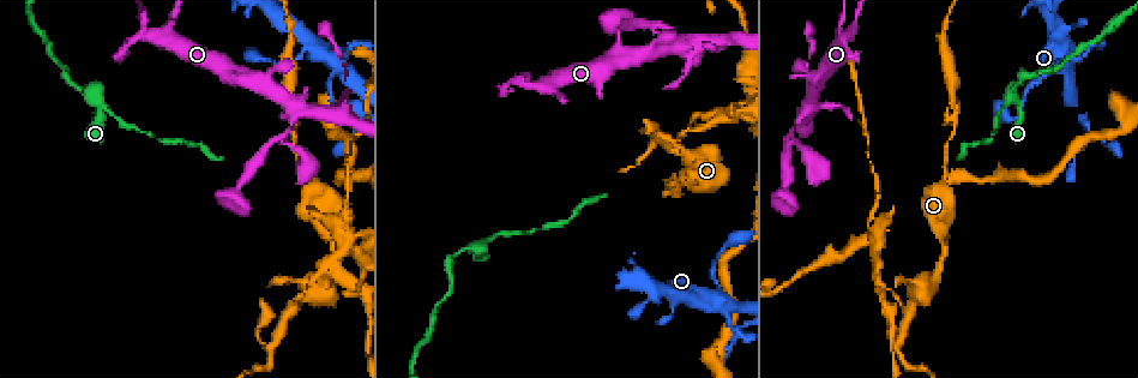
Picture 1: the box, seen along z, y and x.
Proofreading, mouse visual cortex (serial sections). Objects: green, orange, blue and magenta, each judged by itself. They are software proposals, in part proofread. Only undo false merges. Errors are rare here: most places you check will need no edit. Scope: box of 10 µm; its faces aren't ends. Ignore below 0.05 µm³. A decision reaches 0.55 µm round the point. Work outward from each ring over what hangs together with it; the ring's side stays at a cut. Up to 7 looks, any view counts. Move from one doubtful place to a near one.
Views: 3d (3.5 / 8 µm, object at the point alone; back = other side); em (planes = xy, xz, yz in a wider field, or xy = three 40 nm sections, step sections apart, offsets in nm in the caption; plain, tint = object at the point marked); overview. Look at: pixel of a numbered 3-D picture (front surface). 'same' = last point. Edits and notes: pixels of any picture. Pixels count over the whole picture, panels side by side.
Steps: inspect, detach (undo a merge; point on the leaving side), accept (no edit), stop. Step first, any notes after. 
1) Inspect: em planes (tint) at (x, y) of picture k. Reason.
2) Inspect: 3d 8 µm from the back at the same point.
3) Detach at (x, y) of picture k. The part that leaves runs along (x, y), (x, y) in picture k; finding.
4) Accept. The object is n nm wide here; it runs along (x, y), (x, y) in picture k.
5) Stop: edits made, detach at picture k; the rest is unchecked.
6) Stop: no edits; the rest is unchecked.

Inspect: 3d 3.5 µm at (658, 24) of picture 1. Three arms meet.

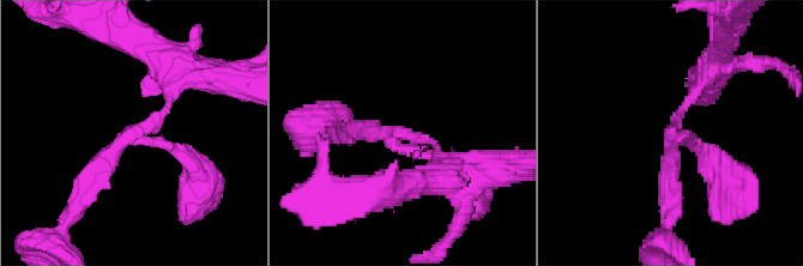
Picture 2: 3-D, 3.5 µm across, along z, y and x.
Accept. 3 arms meet here; it runs along (173, 82), (169, 104), (98, 163), (80, 200) in picture 2; all the same cell.

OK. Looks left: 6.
Inspect: em xy step 1 (tint) at (326, 268) of picture 1. A fork.

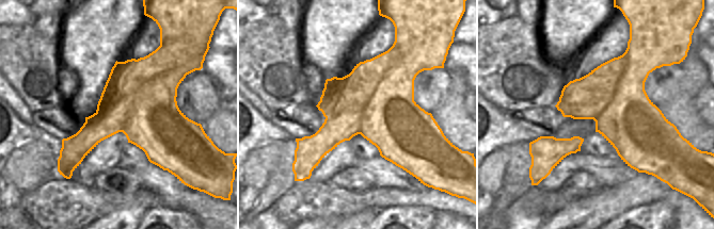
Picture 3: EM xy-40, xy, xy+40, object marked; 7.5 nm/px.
Inspect: 3d 3.5 µm at the same point. Wider look.

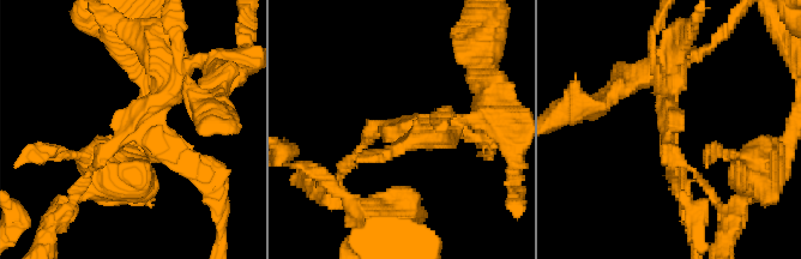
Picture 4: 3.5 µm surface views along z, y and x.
Detach at (681, 65) of picture 4. The arms are 100, 200, 300 nm wide; the part that leaves runs along (670, 125), (673, 65), (655, 65) in picture 4; two cells meet here.

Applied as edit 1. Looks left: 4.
Inspect: overview. See it whole again.

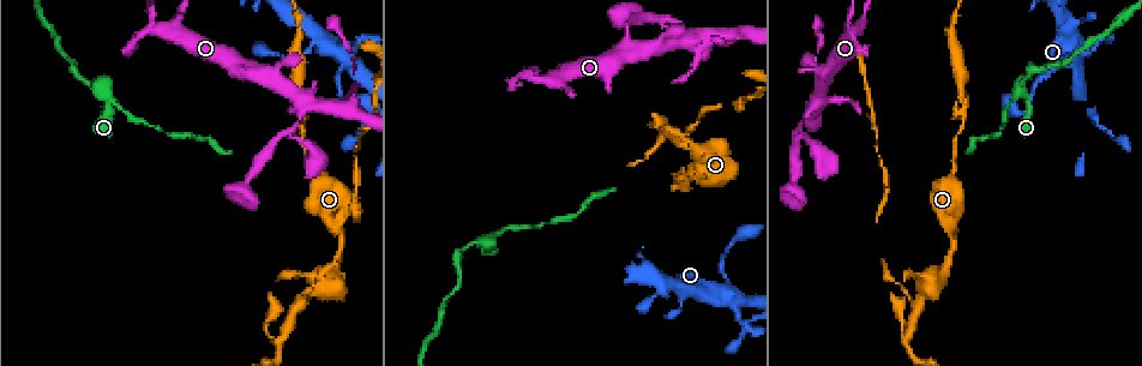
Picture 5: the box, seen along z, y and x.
Inspect: 3d 3.5 µm from the back at (1021, 83) of picture 5. Narrows sharply.

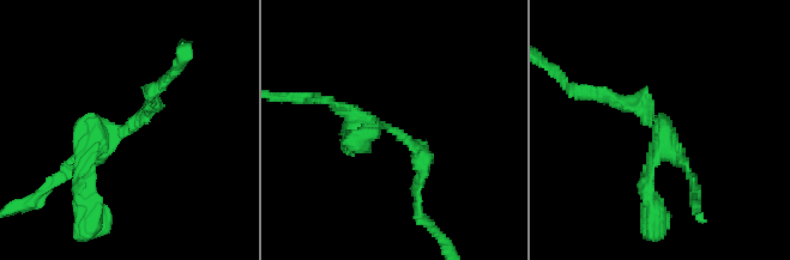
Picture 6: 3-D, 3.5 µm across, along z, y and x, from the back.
Inspect: em xy step 1 (tint) at (389, 126) of picture 6. 3 arms meet here; the arms are 150, 200, 200 nm wide.

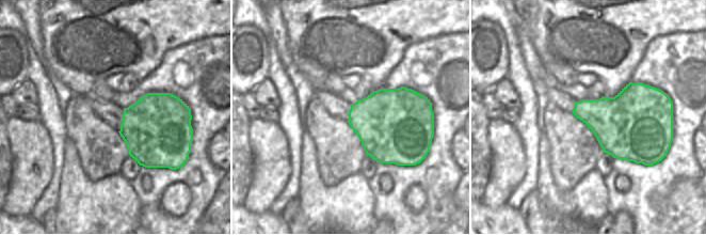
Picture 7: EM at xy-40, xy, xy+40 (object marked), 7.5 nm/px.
Accept. The object is 440 nm wide here; it runs along (646, 182), (668, 131), (609, 97) in picture 6; one cell here.

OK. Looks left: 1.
Stop: edits made, detach at picture 4; the rest is unchecked.

